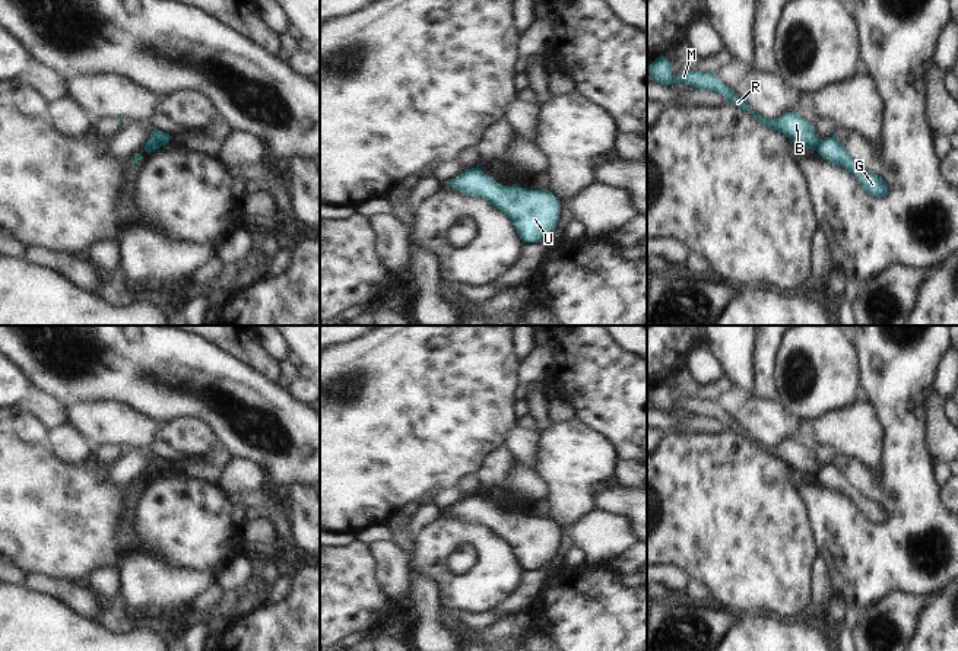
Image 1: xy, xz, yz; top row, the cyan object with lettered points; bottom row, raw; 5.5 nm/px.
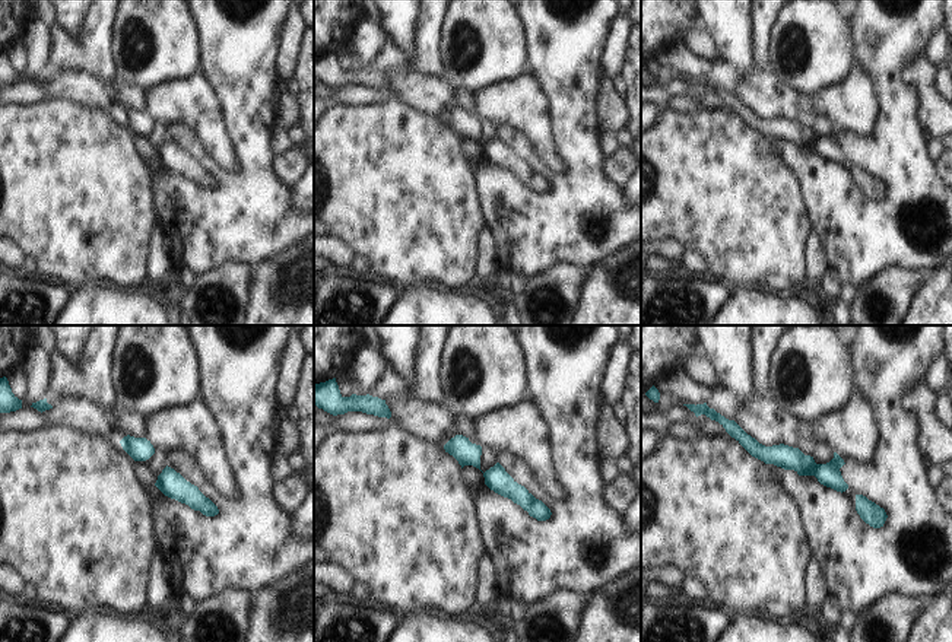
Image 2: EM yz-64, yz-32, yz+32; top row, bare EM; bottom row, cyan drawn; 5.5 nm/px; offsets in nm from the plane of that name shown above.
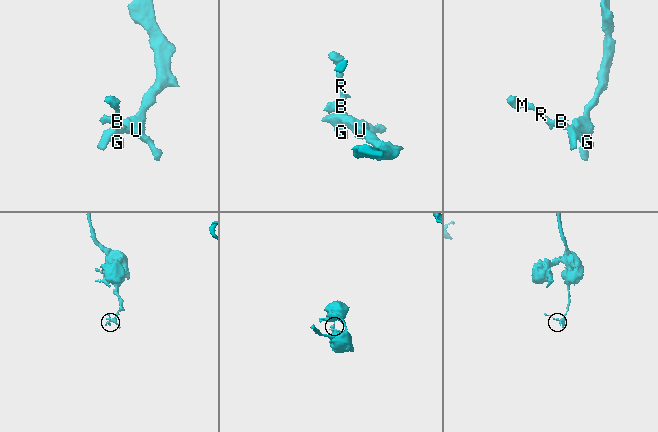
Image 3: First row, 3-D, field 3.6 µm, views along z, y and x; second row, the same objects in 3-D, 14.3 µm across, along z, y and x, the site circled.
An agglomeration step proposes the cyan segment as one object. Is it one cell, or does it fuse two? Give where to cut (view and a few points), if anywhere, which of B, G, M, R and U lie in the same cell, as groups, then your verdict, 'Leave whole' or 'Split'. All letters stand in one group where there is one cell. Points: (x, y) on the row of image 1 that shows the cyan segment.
Split along yz (822, 140), (815, 149). Groups: B M R / G U. Split.

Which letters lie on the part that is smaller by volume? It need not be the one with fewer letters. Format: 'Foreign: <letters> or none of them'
Foreign: B, M, R.

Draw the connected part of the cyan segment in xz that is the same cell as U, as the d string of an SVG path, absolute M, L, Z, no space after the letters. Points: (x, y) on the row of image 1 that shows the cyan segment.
M478 166L466 169L444 184L498 207L513 222L524 242L548 242L558 225L561 201L549 190L502 185Z

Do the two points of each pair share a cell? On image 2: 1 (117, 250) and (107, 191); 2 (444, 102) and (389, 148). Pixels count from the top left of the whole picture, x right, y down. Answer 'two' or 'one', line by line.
1: one
2: two

